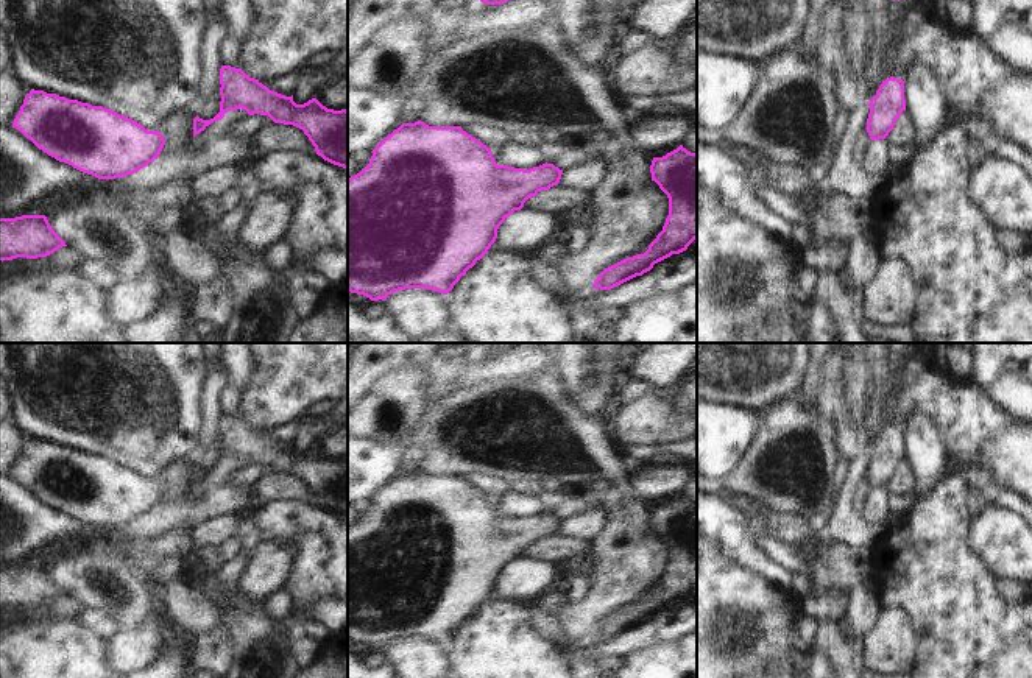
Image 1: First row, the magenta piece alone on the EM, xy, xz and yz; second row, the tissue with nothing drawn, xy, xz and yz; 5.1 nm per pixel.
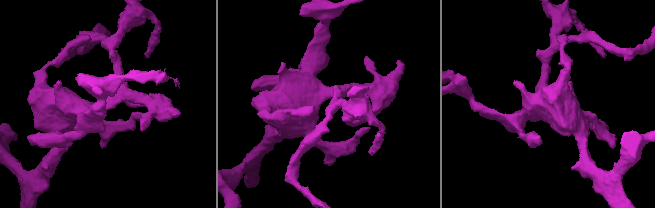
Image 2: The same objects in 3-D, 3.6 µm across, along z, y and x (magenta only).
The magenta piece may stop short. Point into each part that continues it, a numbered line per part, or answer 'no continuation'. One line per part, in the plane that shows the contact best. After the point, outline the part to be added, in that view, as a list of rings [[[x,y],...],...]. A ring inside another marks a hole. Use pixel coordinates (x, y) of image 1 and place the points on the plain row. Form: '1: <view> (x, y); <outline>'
no continuation

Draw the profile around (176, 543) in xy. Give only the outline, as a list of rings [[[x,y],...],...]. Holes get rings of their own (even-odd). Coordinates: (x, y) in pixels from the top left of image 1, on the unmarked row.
[[[187,524],[173,525],[165,533],[151,539],[147,550],[139,552],[134,546],[126,552],[133,563],[143,556],[179,558],[182,561],[193,552],[195,541]]]

